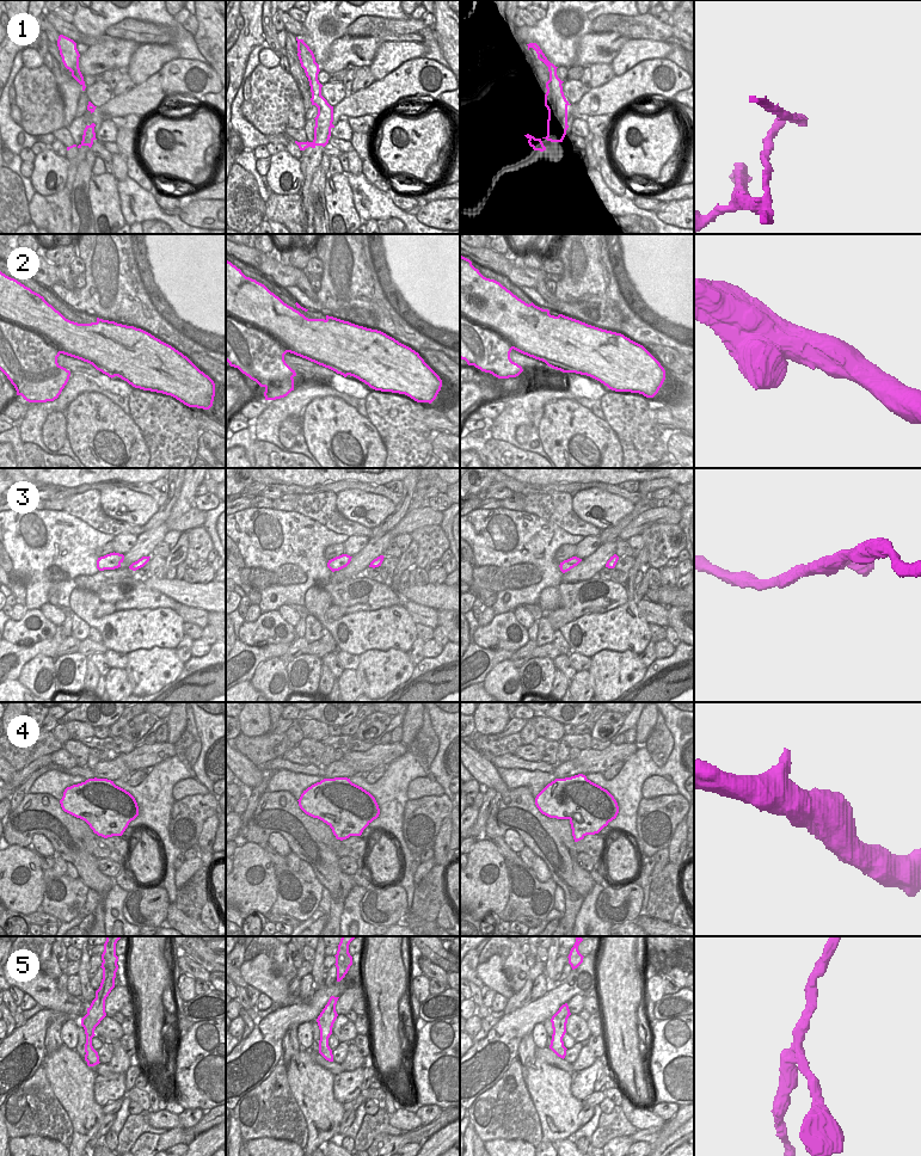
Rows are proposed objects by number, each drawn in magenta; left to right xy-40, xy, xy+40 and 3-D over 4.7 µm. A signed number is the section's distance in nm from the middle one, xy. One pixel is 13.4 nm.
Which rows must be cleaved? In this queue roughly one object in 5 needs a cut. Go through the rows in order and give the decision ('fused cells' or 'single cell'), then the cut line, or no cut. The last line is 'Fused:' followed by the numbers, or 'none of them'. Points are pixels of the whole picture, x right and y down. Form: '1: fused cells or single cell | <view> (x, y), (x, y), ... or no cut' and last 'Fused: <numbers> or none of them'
1: fused cells | xy (309, 142), (312, 146)
2: single cell | no cut
3: single cell | no cut
4: single cell | no cut
5: single cell | no cut
Fused: 1

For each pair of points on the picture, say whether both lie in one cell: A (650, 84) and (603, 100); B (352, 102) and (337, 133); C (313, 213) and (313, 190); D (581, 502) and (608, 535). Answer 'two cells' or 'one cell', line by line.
A: one cell
B: two cells
C: one cell
D: two cells

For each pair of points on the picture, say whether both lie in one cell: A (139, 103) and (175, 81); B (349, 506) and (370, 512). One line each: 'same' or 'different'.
A: same
B: same

